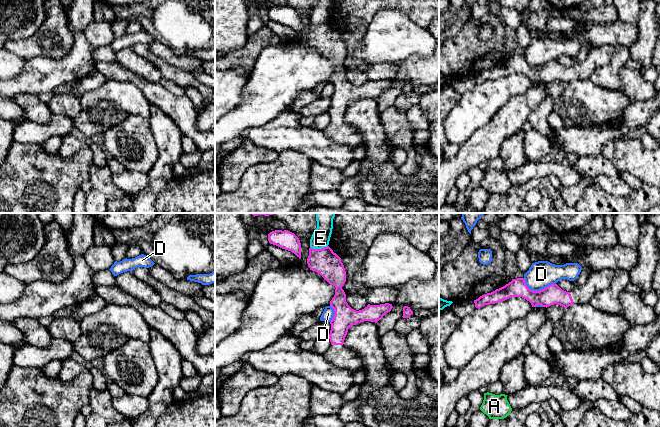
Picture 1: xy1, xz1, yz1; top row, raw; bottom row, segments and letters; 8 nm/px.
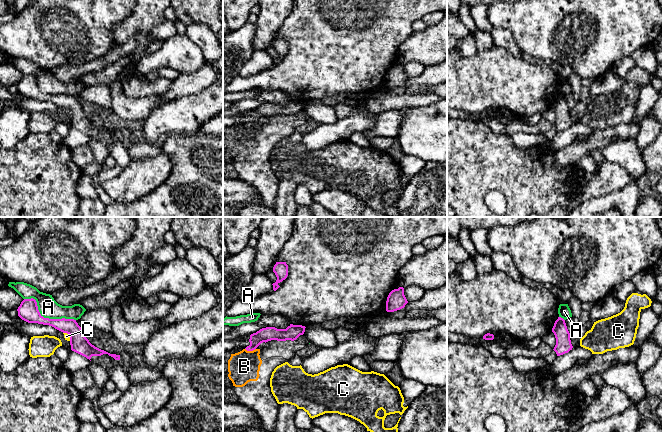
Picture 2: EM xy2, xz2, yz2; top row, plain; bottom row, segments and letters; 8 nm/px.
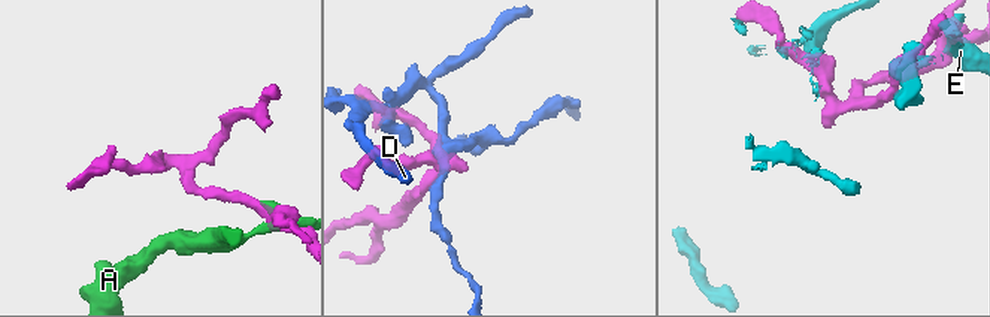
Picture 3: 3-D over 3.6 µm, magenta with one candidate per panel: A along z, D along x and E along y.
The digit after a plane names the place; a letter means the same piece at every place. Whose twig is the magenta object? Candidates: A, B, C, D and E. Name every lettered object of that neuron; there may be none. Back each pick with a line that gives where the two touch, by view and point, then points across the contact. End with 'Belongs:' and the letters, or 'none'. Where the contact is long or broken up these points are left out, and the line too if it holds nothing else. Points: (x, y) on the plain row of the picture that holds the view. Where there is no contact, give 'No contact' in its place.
Belongs: none

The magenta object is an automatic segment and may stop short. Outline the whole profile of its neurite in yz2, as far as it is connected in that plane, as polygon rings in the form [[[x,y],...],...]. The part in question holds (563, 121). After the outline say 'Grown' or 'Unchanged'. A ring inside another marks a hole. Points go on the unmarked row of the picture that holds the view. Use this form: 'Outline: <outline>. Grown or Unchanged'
Outline: [[[558,93],[554,99],[552,108],[556,114],[556,121],[553,126],[556,128],[557,132],[563,131],[572,126],[573,122],[570,116],[570,109],[563,94]]]. Unchanged

